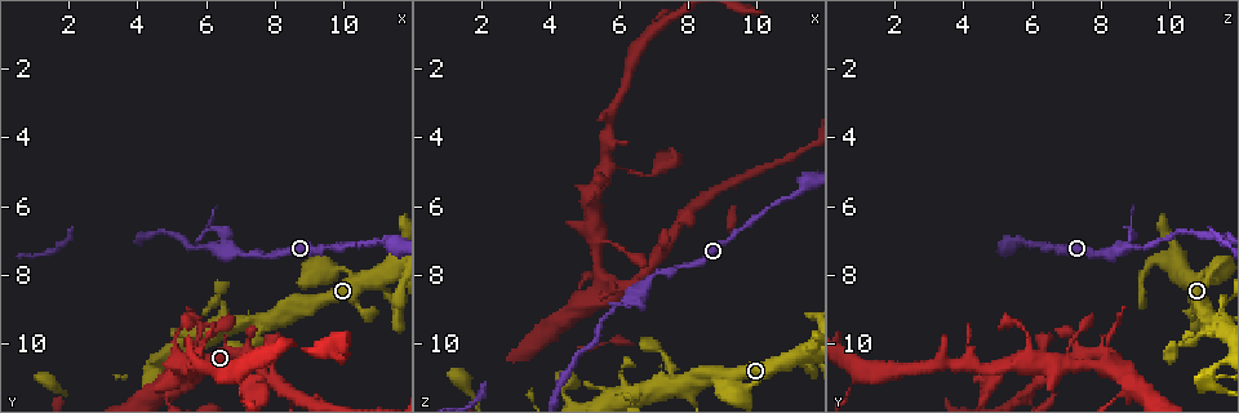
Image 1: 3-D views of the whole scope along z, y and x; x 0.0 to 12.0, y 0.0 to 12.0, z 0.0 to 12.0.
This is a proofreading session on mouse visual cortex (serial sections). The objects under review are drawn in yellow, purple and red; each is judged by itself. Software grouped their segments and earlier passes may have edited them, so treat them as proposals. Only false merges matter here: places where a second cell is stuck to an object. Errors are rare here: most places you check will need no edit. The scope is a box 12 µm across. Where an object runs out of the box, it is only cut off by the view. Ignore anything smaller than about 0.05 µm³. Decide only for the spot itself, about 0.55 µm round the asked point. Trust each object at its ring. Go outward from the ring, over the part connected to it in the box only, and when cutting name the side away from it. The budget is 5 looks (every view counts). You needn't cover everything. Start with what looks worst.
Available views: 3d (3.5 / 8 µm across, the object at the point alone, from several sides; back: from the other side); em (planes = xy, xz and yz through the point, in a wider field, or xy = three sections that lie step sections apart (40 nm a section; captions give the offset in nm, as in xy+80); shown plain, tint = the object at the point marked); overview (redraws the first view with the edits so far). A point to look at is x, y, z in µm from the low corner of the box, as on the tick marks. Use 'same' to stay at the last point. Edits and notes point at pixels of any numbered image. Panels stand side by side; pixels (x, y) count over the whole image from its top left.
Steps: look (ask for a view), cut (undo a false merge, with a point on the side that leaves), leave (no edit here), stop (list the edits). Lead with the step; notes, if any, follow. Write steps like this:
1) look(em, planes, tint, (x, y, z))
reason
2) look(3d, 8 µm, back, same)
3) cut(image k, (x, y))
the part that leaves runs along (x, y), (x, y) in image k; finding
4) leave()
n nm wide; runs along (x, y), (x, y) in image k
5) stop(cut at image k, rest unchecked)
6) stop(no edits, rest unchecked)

look(3d, 8 µm, back, (5.6, 10.7, 4.8))
side arm on a straight run

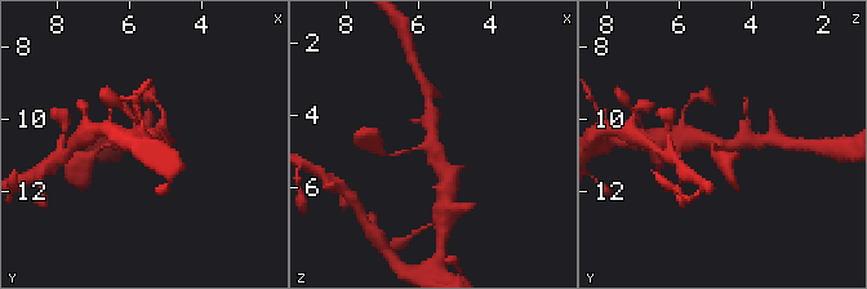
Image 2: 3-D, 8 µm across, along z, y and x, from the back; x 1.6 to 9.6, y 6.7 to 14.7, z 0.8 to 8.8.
look(3d, 3.5 µm, (5.7, 10.8, 4.9))
zoom in

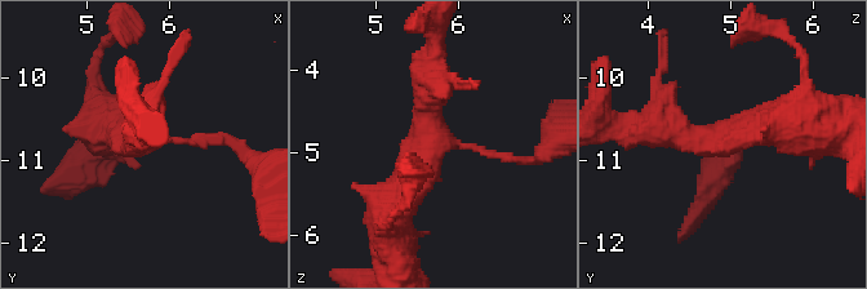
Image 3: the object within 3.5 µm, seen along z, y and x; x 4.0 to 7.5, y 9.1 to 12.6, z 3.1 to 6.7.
look(em, xy, step 5, tint, (5.60, 10.75, 4.80))
3 arms; arms of 100, 400, 450 nm; need the tissue

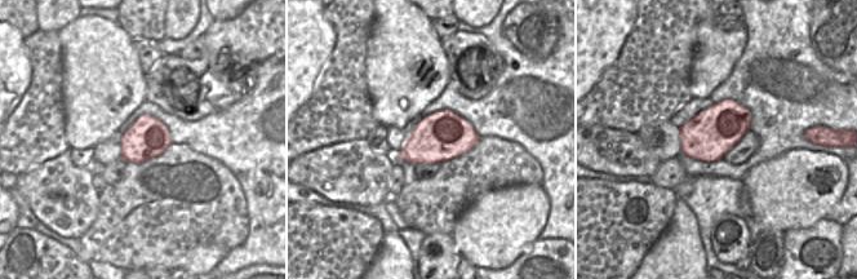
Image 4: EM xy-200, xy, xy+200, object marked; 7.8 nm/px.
leave()
runs along (388, 207), (425, 170), (432, 52) in image 3; one cell here

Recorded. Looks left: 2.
look(3d, 3.5 µm, (6.1, 9.5, 11.3))
abrupt turn

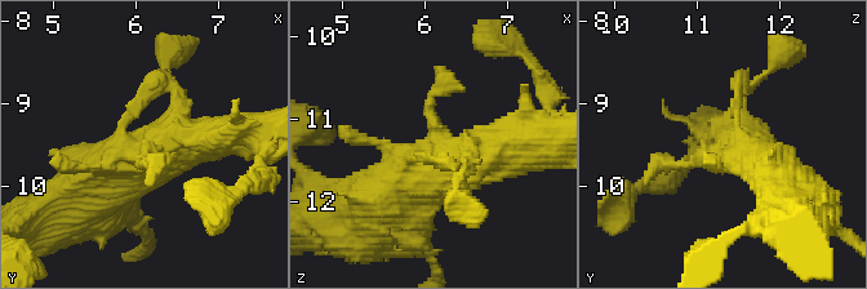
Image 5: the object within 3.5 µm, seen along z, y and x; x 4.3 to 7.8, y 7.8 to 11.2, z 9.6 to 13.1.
look(em, xy, step 5, tint, (6.20, 9.55, 11.30))

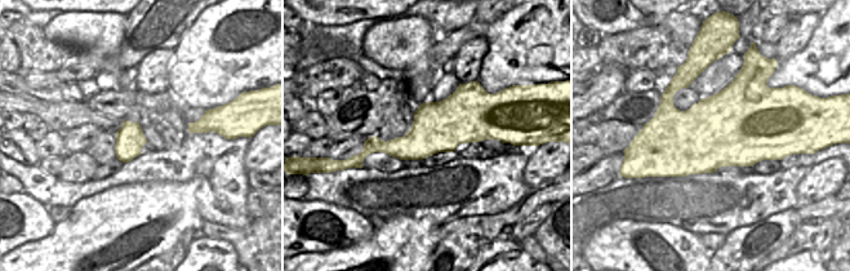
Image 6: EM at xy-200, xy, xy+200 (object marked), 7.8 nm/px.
leave()
400 nm wide; runs along (514, 151), (450, 164), (431, 121), (439, 71) in image 5; continuous, no second cell

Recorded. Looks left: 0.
stop(no edits, rest unchecked)

